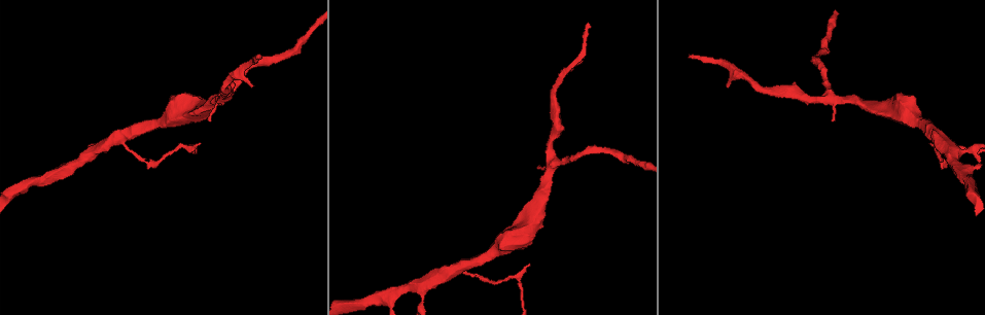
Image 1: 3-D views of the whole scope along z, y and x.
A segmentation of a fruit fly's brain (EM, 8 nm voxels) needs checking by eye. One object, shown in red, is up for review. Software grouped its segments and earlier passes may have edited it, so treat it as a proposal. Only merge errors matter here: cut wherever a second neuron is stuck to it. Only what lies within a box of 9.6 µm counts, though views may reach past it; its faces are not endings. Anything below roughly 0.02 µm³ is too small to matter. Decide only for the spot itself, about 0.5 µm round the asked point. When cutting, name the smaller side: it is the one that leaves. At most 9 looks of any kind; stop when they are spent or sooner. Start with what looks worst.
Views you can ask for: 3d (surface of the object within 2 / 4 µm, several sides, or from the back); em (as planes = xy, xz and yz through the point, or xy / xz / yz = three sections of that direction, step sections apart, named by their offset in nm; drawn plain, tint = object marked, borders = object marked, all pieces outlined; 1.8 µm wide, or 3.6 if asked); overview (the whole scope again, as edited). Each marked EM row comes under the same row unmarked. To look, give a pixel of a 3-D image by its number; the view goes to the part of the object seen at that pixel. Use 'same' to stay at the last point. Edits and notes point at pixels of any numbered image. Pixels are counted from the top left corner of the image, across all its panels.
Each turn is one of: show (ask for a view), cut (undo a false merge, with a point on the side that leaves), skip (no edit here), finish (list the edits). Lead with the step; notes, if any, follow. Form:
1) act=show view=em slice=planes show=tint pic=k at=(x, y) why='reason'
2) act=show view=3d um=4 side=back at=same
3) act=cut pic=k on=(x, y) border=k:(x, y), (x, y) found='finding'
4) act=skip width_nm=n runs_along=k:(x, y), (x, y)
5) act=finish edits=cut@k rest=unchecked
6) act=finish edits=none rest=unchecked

act=show view=em slice=xy step=16 show=borders pic=1 at=(516, 277) why='sharp bend'

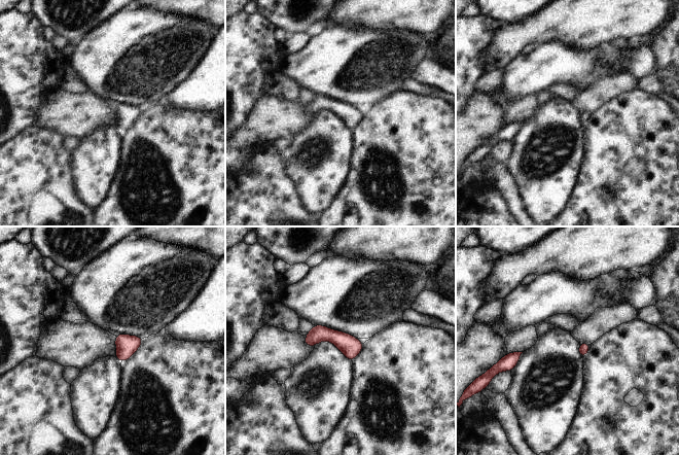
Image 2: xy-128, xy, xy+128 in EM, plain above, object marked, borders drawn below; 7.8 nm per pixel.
act=show view=em slice=yz step=4 show=borders at=same

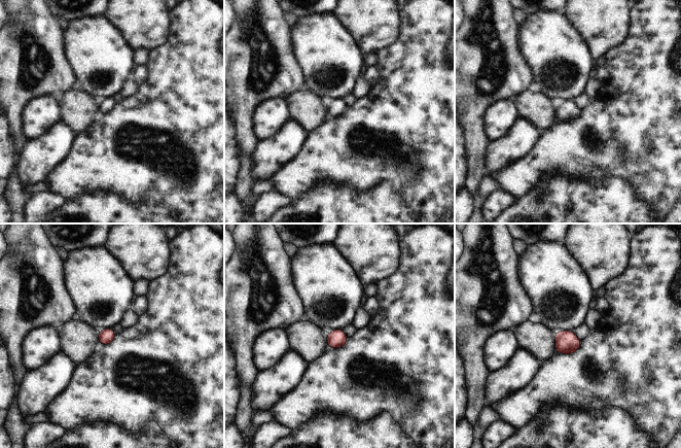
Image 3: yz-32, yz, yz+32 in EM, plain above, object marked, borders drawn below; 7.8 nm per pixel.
act=skip width_nm=120 found='all the same neuron'

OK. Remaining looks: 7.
act=show view=em slice=planes show=tint pic=1 at=(833, 98) why='side arm on a straight run'

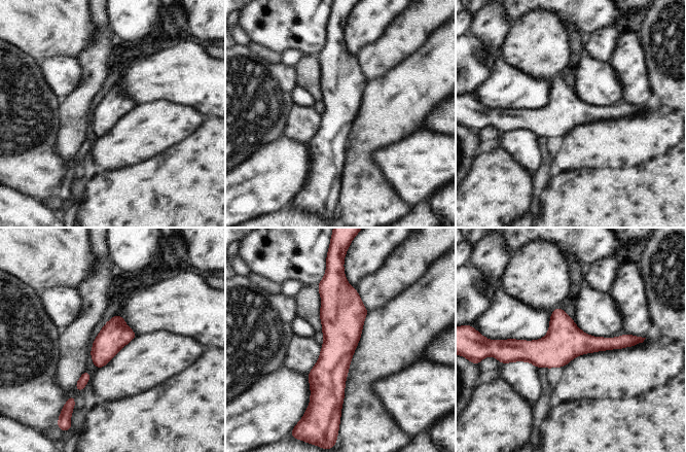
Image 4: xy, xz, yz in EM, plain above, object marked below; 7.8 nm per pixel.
act=skip width_nm=220 found='one neuron here'

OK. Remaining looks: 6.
act=show view=3d um=4 pic=1 at=(120, 136) why='three arms meet'

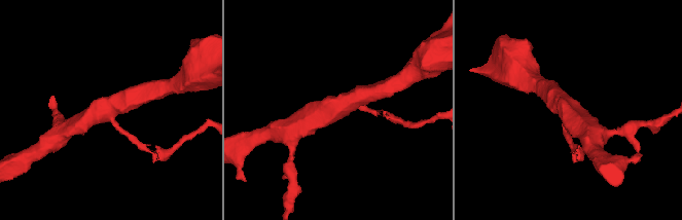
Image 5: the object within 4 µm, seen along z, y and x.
act=show view=em slice=xy step=8 show=tint pic=5 at=(107, 109) arms=3 why='need the tissue'

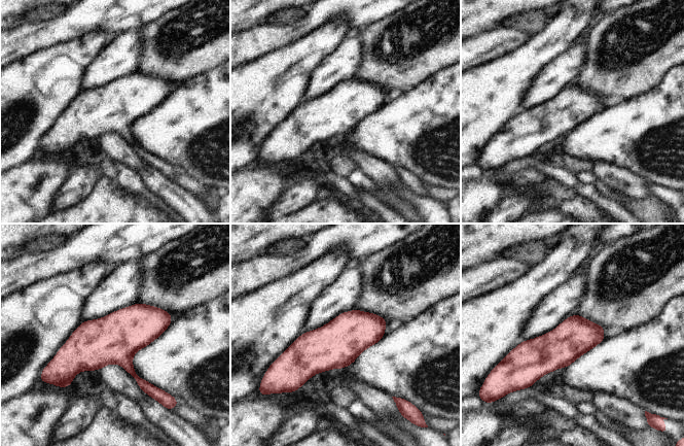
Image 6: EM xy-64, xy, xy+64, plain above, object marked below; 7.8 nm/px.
act=skip found='all the same neuron'

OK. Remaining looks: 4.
act=show view=em slice=planes show=tint pic=1 at=(532, 224) why='calibre changes'

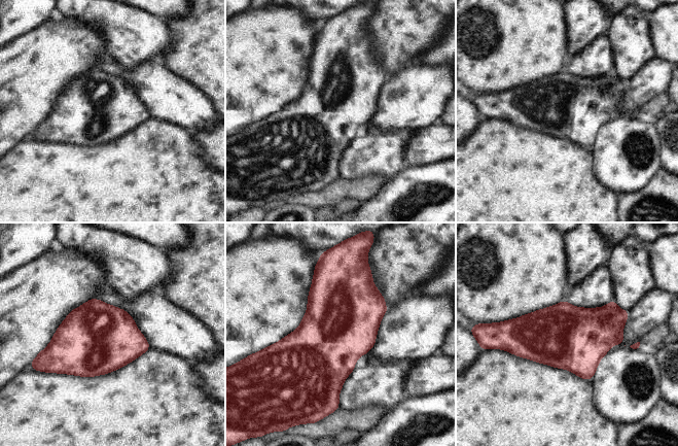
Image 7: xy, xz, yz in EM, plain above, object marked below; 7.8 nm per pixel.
act=skip found='all the same neuron'

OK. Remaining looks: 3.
act=finish edits=none rest=unchecked

